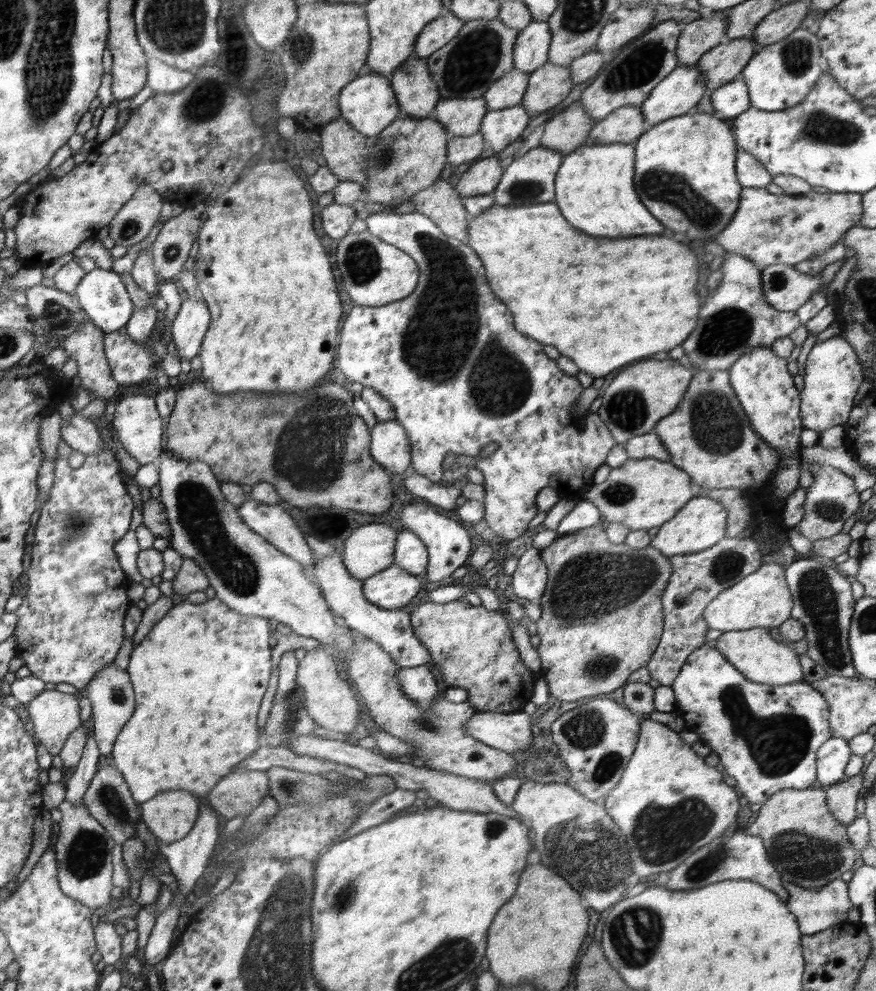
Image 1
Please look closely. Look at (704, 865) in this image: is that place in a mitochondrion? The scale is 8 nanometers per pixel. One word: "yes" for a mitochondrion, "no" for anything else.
yes

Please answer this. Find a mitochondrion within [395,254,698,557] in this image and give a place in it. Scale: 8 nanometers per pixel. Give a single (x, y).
(626, 409)

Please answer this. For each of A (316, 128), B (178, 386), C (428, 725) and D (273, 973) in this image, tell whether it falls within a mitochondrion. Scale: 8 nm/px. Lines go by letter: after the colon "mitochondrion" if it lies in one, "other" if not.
A: other
B: other
C: mitochondrion
D: mitochondrion

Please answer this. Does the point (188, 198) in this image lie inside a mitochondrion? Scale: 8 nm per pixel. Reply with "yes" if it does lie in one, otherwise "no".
no

